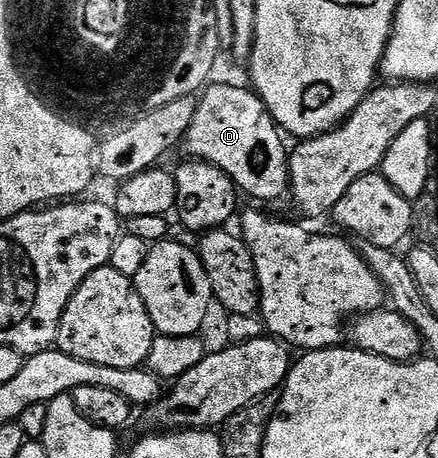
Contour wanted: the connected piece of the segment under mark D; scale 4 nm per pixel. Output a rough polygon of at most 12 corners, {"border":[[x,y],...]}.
{"border":[[255,90],[199,95],[182,146],[260,202],[289,193],[289,147]]}

